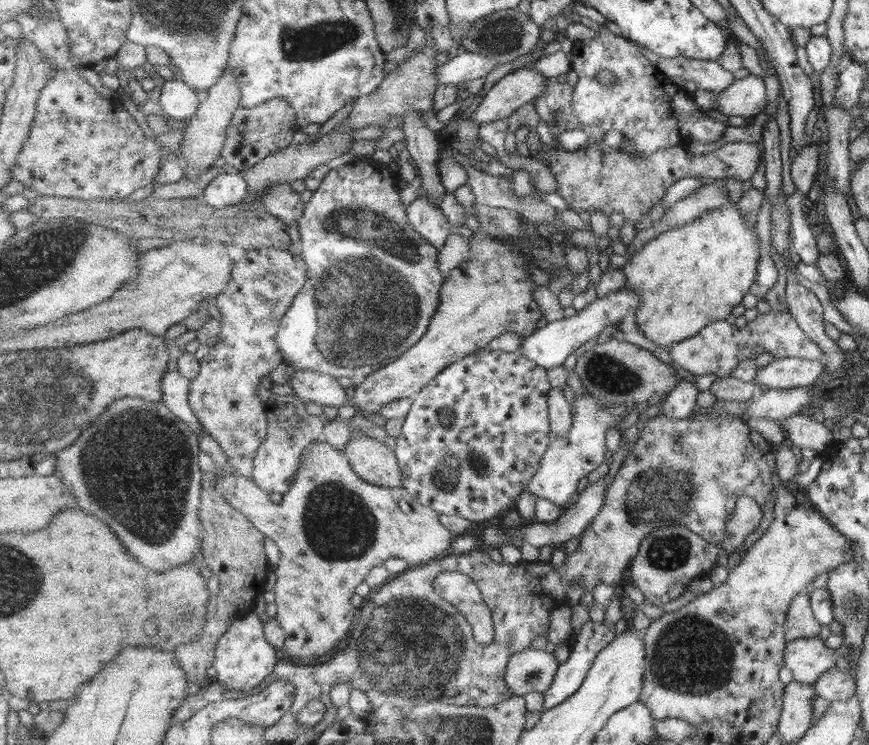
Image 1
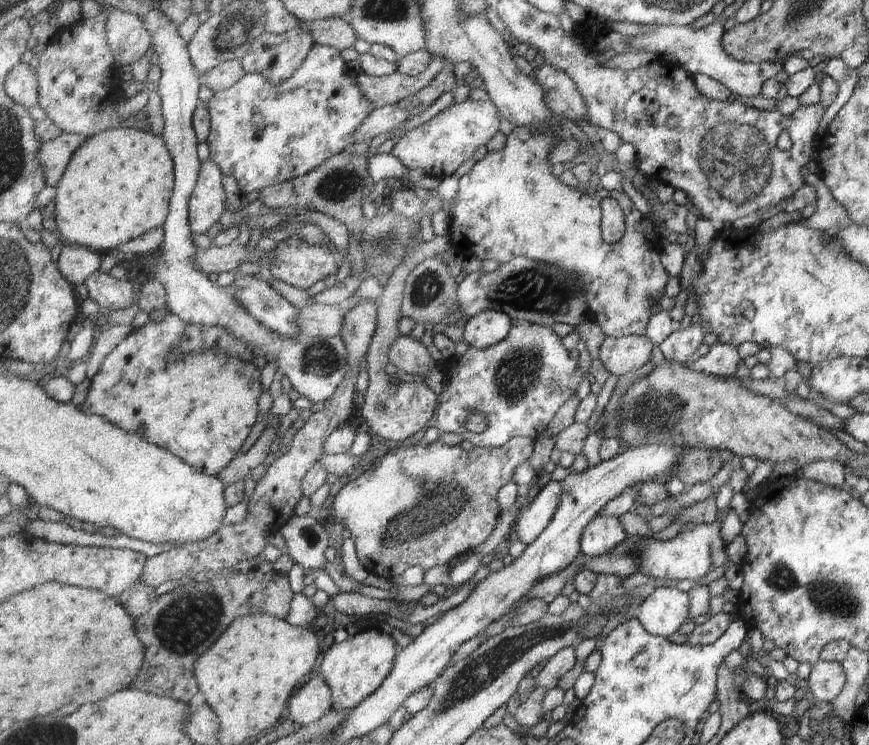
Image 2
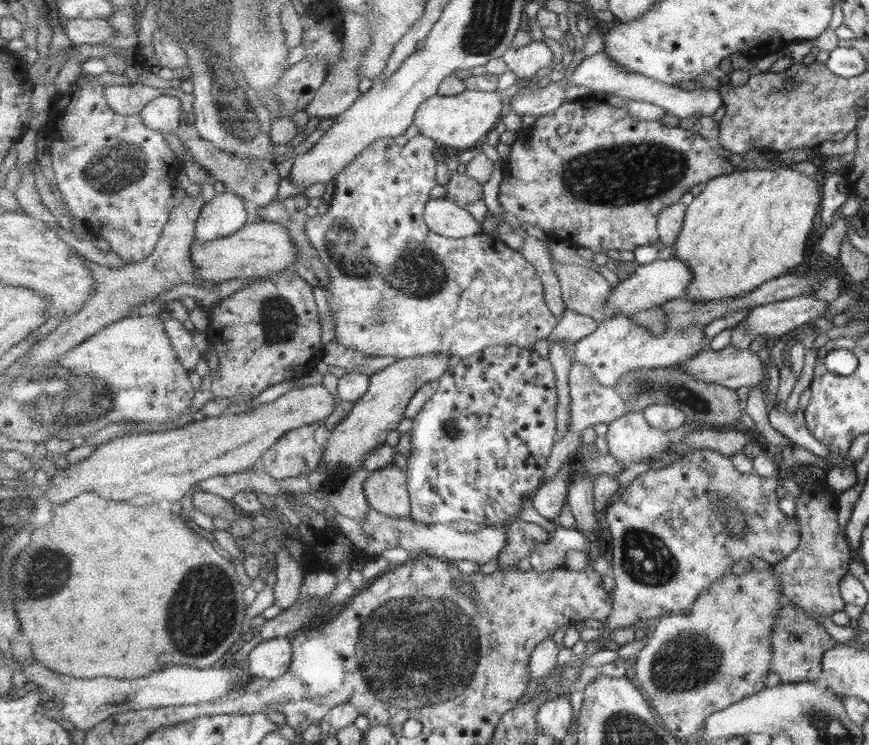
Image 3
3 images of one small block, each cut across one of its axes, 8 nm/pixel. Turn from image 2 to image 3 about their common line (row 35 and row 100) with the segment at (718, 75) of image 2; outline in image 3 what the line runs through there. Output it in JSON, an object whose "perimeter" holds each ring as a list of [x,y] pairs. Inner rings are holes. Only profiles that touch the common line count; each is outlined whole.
{"perimeter":[[[605,52],[595,54],[585,58],[569,75],[567,86],[587,86],[591,90],[611,93],[622,99],[634,99],[637,101],[646,101],[658,105],[667,114],[677,118],[689,118],[691,114],[701,114],[701,116],[711,116],[722,106],[721,97],[715,89],[703,89],[698,87],[696,90],[687,91],[682,88],[667,86],[655,78],[647,78],[645,74],[637,74],[631,70],[621,68],[615,60],[611,60]]]}

